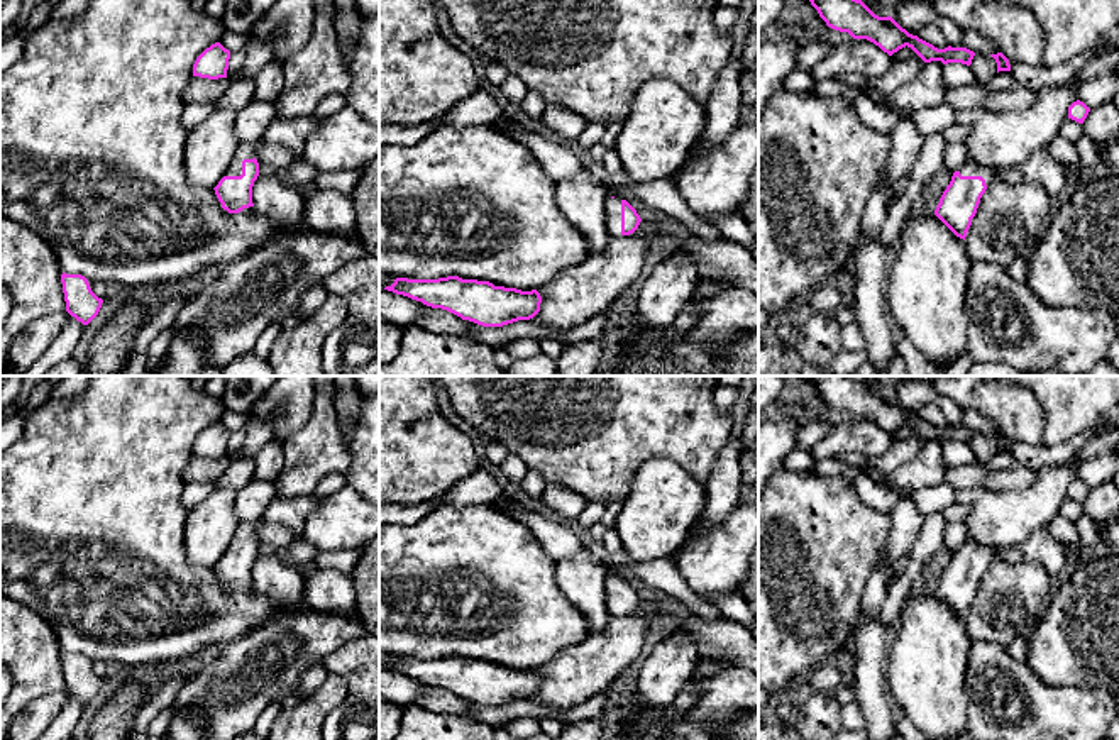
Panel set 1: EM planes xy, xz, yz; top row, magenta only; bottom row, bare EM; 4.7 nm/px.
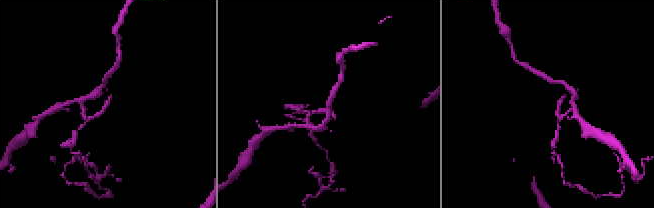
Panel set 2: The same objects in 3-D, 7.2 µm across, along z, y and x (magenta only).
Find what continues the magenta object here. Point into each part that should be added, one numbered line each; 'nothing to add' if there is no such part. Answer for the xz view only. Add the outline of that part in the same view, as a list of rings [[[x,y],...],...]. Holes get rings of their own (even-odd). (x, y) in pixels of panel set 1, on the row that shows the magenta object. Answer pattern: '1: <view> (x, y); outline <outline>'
1: xz (613, 205); outline [[[606,198],[606,222],[613,237],[621,237],[621,200]]]

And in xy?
1: xy (246, 149); outline [[[240,142],[225,176],[240,176],[242,174],[242,161],[256,157],[254,147],[256,147],[254,142]]]

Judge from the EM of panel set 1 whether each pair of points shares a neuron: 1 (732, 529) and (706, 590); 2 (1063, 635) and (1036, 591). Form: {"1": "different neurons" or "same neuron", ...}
{"1": "same neuron", "2": "different neurons"}

